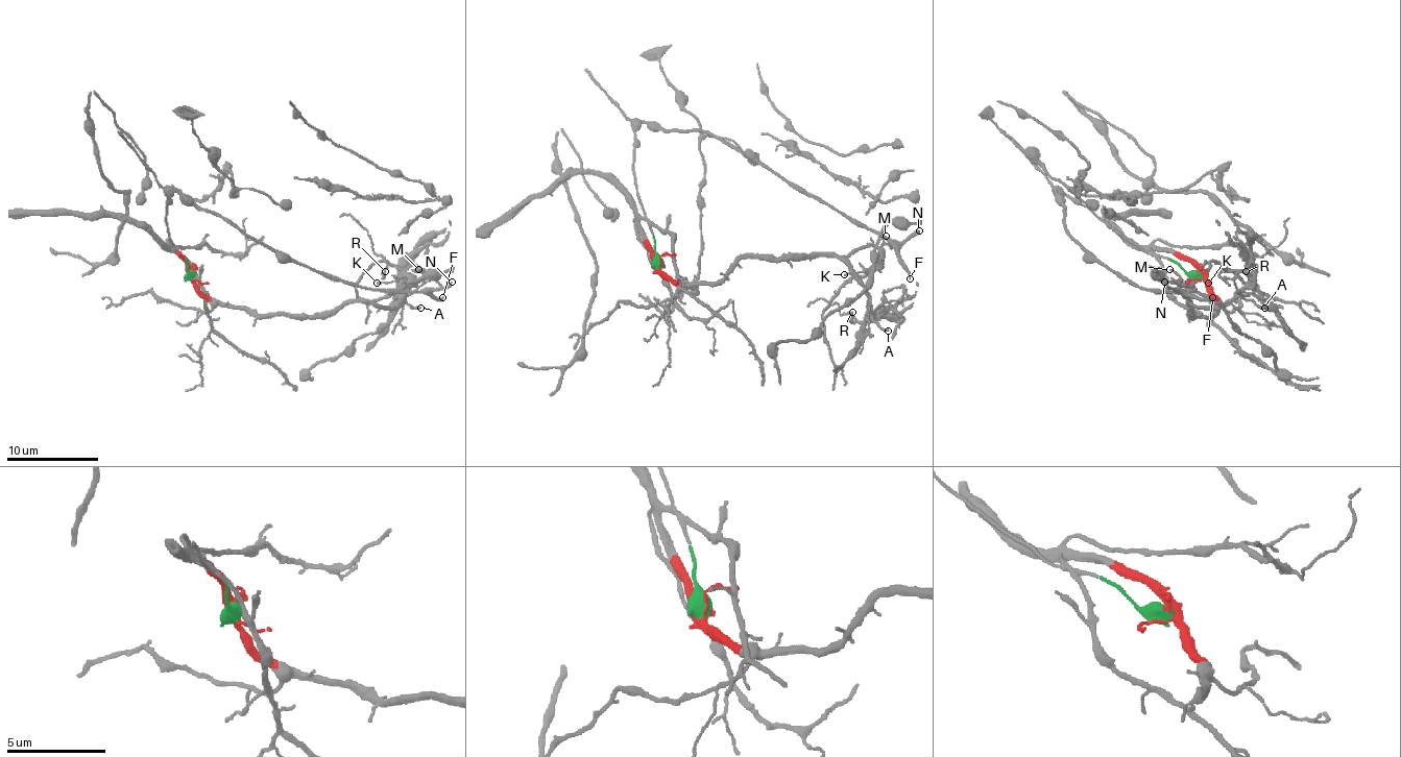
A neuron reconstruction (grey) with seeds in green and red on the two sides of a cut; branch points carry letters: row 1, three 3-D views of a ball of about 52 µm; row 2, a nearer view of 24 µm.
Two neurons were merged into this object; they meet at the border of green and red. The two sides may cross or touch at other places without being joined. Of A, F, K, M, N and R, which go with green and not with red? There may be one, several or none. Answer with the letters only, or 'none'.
F, N

